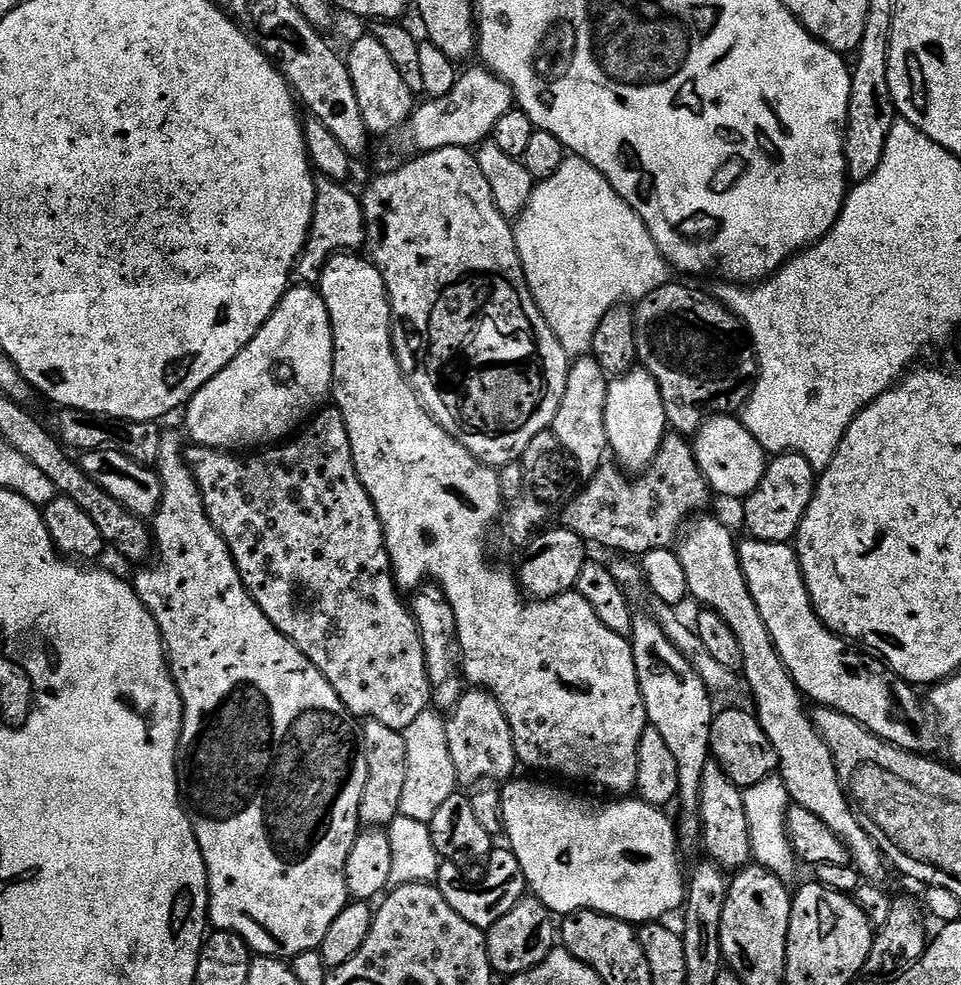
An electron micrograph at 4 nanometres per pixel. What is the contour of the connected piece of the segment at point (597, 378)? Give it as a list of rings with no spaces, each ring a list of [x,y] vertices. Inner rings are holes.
[[[591,354],[571,361],[566,378],[566,394],[550,431],[556,435],[564,447],[571,463],[580,471],[581,481],[587,482],[605,463],[609,455],[606,438],[606,390],[610,377]]]

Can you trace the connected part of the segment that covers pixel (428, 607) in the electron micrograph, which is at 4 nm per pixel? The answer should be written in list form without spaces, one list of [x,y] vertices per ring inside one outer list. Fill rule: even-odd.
[[[425,582],[411,597],[410,607],[412,617],[416,619],[416,624],[420,628],[426,670],[432,680],[431,707],[444,714],[451,713],[452,709],[458,706],[458,702],[464,697],[466,691],[465,681],[461,679],[462,653],[458,638],[458,622],[454,618],[454,606],[450,606],[450,602],[439,584]]]

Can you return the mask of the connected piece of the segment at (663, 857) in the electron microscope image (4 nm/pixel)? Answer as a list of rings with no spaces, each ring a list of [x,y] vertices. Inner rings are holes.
[[[513,778],[503,785],[500,792],[500,816],[504,820],[503,835],[508,836],[507,847],[512,849],[512,853],[518,858],[522,866],[522,874],[526,878],[531,895],[546,905],[554,914],[571,914],[573,912],[601,912],[607,916],[613,916],[619,920],[625,920],[627,924],[639,926],[663,921],[664,916],[671,912],[679,913],[684,907],[684,897],[686,895],[686,868],[680,865],[680,852],[682,845],[678,839],[678,828],[667,816],[667,811],[655,808],[653,804],[647,804],[645,800],[639,798],[616,798],[613,804],[608,804],[605,808],[596,808],[592,812],[592,804],[588,800],[583,800],[580,796],[575,796],[572,792],[563,792],[560,788],[551,788],[548,784],[539,784],[536,780],[519,780]]]

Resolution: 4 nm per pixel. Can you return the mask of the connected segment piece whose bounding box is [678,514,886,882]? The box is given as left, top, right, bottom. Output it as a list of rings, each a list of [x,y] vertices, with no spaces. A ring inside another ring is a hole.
[[[708,515],[693,519],[678,544],[682,570],[686,570],[689,597],[704,604],[700,606],[707,611],[717,612],[722,622],[726,622],[726,626],[734,630],[734,638],[738,638],[744,663],[742,680],[743,683],[744,680],[748,683],[748,688],[756,699],[754,711],[760,719],[762,730],[766,730],[766,738],[770,738],[774,750],[778,750],[778,775],[786,786],[789,801],[795,807],[810,810],[810,814],[818,814],[818,818],[822,818],[822,822],[826,822],[826,826],[830,826],[830,830],[834,830],[834,834],[842,838],[852,855],[852,864],[865,881],[883,881],[884,868],[886,869],[884,853],[880,851],[874,838],[866,834],[866,830],[862,830],[838,778],[830,746],[826,746],[819,730],[813,726],[809,709],[804,709],[806,698],[786,670],[770,638],[770,630],[766,630],[766,622],[762,622],[762,614],[758,614],[758,606],[754,606],[748,579],[740,565],[737,537],[732,537],[731,530],[722,521]]]

